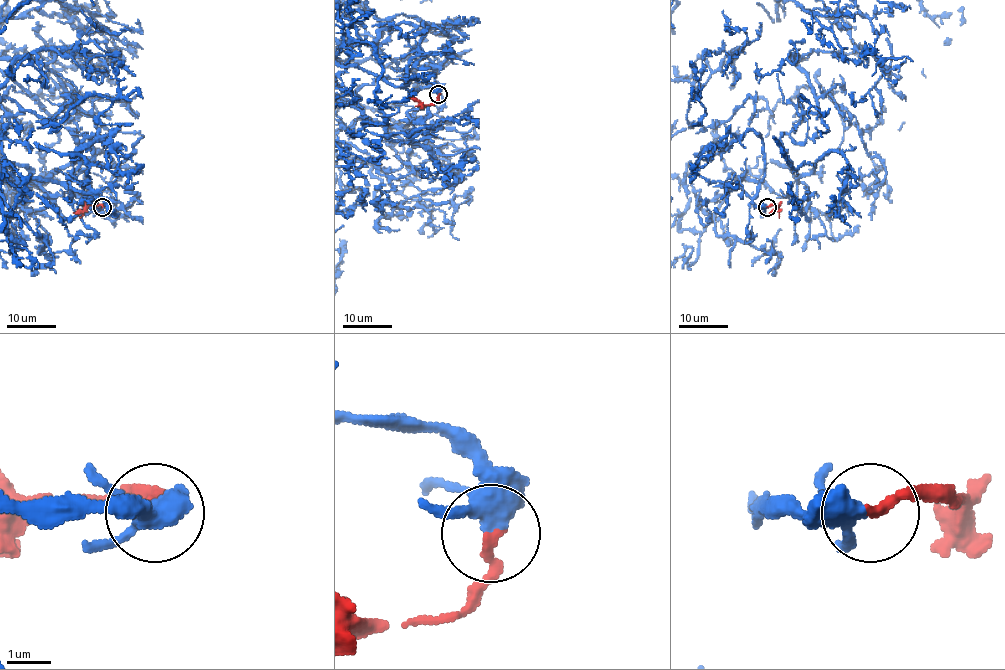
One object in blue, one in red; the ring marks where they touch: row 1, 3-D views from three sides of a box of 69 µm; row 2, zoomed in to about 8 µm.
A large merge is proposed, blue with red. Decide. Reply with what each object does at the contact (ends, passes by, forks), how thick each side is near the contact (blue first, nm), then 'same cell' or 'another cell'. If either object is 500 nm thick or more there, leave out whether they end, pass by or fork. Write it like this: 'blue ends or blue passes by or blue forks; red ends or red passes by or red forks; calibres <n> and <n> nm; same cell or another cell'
blue forks; red ends; calibres 320 and 240 nm; same cell

